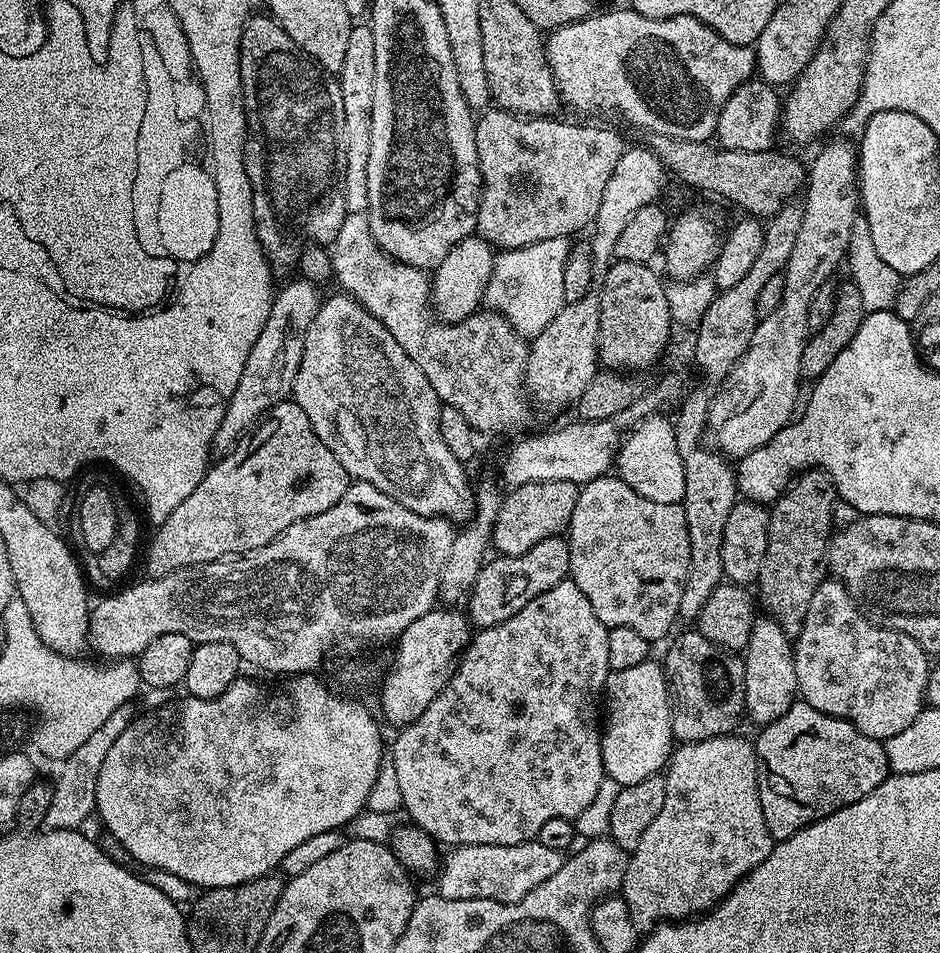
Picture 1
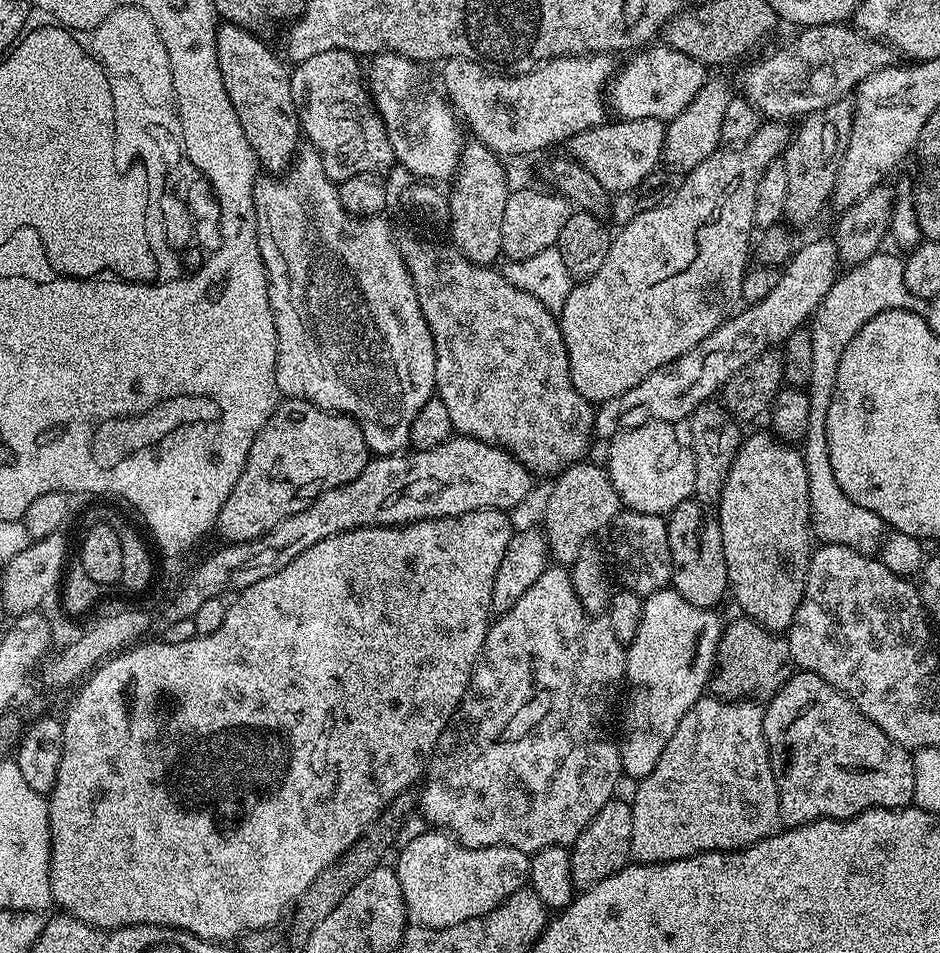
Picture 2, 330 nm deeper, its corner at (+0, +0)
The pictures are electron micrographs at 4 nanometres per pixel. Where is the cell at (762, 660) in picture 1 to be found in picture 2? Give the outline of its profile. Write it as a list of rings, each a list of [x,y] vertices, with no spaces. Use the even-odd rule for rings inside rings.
[[[768,430],[756,432],[753,436],[745,435],[718,501],[718,519],[730,596],[736,599],[747,619],[758,622],[770,632],[787,633],[804,597],[804,583],[808,580],[808,567],[814,551],[810,482],[803,451],[777,439]]]

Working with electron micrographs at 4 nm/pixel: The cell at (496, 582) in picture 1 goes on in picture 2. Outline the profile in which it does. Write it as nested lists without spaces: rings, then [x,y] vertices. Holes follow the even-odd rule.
[[[574,463],[560,472],[544,504],[542,531],[548,540],[551,559],[560,566],[573,565],[583,544],[591,541],[599,528],[607,529],[622,511],[620,496],[611,484],[607,467],[588,463]]]

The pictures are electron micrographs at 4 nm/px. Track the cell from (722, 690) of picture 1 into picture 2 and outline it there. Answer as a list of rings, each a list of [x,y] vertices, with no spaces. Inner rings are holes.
[[[747,618],[739,619],[729,623],[720,636],[708,688],[717,700],[767,702],[793,674],[790,646],[781,633],[770,632]]]

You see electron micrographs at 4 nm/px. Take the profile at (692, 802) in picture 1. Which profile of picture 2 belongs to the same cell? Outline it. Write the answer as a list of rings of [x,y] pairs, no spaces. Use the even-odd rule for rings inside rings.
[[[711,694],[701,695],[690,710],[686,710],[686,718],[678,722],[678,730],[666,742],[666,750],[662,750],[662,758],[652,765],[650,774],[646,774],[637,786],[637,797],[631,804],[634,818],[634,834],[630,838],[631,859],[638,864],[665,864],[667,860],[681,860],[697,856],[703,852],[735,852],[748,848],[752,844],[775,836],[781,827],[780,795],[776,785],[776,776],[772,773],[772,759],[768,757],[768,743],[764,740],[764,708],[751,700],[717,700]]]

